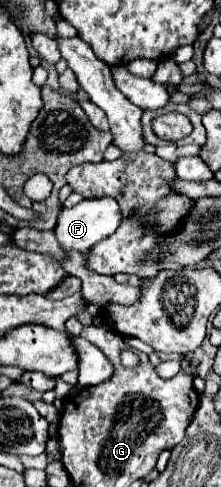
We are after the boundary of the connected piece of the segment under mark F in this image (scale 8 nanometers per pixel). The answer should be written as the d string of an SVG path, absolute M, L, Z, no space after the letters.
M103 197L103 199L83 199L81 203L77 203L71 209L61 209L53 231L55 231L55 237L63 251L87 253L93 245L97 245L99 241L103 241L111 233L115 233L119 225L121 225L121 211L119 211L117 201L111 197Z

